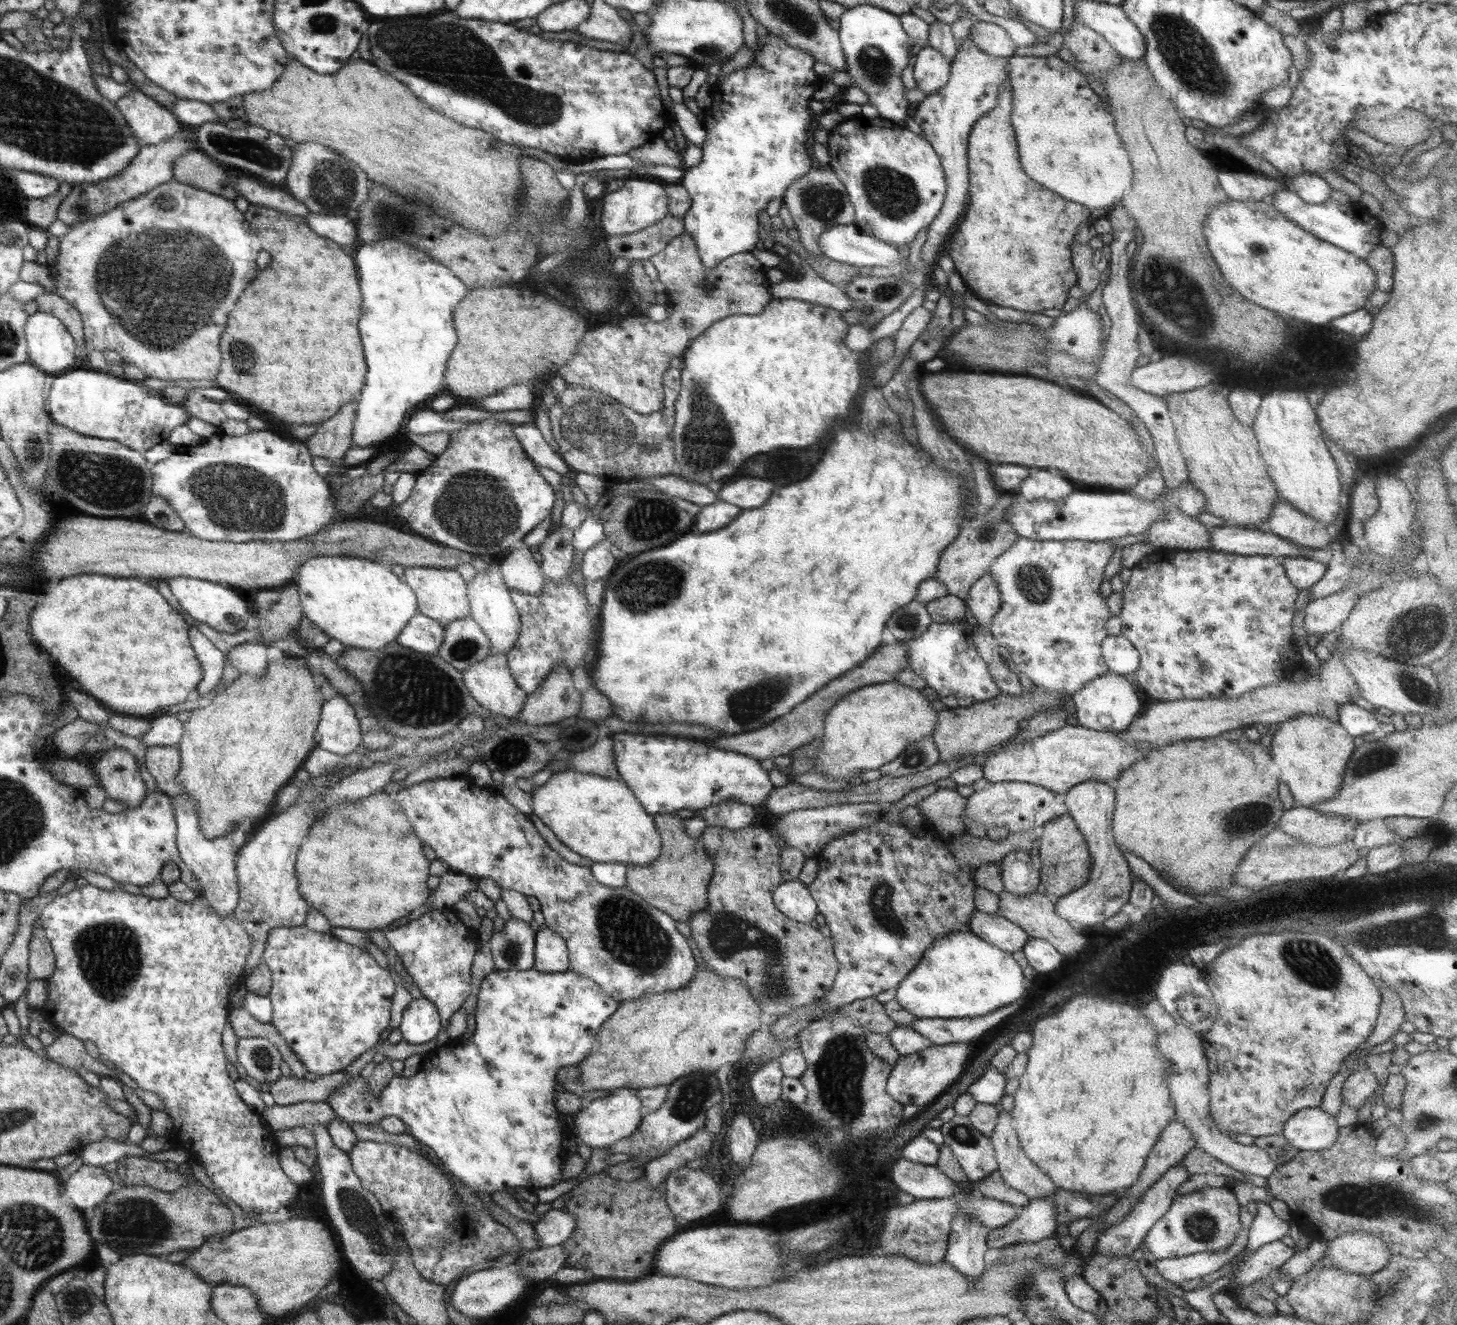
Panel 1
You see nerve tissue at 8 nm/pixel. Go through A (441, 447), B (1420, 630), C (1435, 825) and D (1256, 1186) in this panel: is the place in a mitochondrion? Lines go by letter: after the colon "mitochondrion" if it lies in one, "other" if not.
A: other
B: mitochondrion
C: other
D: other

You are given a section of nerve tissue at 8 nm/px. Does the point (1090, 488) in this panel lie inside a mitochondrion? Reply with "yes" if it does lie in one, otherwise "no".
no

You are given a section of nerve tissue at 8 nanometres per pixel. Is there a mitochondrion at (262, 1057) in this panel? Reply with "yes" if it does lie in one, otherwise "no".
yes

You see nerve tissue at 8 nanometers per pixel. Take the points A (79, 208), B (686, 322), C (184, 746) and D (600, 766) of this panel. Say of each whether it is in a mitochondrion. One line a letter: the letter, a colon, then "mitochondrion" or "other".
A: mitochondrion
B: mitochondrion
C: other
D: other

